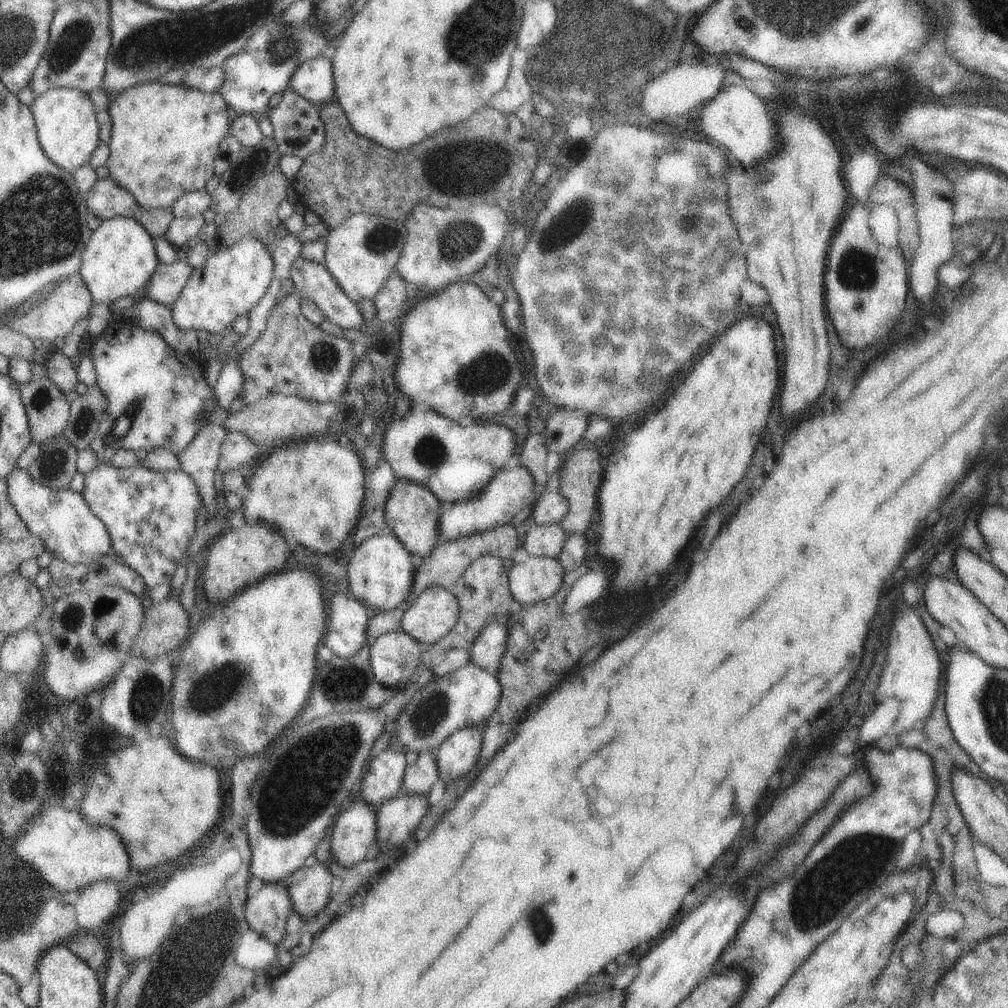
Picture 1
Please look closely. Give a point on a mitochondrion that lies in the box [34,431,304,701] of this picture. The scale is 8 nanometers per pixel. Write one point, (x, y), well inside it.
(52, 462)

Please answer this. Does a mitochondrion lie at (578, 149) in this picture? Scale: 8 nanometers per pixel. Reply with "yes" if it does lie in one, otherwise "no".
no

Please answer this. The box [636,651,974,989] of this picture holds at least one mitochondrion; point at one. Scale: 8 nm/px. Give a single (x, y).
(837, 880)

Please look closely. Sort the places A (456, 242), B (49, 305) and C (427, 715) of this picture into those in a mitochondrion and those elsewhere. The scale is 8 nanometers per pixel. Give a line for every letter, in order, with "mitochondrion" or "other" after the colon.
A: mitochondrion
B: other
C: mitochondrion

